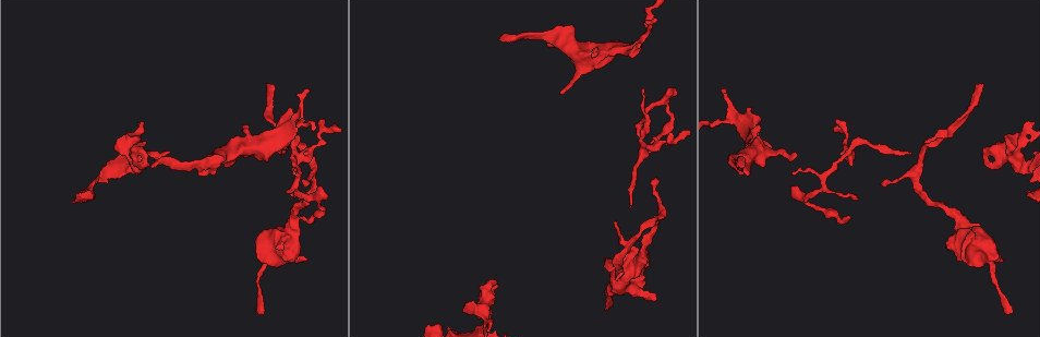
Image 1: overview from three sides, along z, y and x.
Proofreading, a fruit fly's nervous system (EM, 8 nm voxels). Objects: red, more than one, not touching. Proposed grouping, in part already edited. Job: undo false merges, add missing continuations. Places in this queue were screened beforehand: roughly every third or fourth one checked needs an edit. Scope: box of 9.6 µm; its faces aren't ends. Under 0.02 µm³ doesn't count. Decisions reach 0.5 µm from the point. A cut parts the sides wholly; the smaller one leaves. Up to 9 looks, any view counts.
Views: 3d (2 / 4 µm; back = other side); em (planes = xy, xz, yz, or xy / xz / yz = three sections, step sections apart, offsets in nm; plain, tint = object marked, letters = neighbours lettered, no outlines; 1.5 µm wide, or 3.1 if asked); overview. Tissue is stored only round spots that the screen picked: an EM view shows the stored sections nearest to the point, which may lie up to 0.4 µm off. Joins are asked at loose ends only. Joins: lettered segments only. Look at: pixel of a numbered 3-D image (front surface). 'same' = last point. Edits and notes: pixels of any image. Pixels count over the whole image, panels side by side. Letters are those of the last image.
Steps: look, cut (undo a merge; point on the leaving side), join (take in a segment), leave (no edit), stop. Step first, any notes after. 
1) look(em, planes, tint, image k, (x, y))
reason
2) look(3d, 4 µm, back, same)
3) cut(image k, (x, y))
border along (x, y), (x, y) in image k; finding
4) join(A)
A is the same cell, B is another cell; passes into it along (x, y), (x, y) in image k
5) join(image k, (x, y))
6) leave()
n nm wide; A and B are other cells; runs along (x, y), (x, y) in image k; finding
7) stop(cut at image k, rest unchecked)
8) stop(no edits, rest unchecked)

look(3d, 4 µm, back, image 1, (616, 277))
tapers out

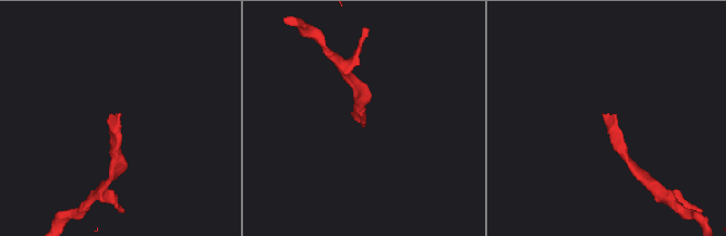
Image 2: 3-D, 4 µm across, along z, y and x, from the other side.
look(em, xy, step 4, tint, image 2, (364, 125))

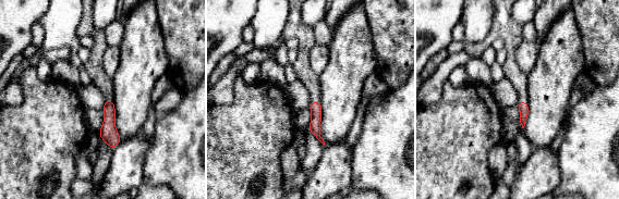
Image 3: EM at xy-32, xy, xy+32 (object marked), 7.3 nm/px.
look(em, planes, letters, same)

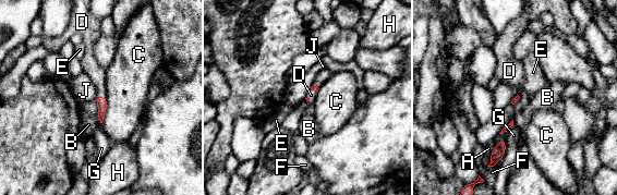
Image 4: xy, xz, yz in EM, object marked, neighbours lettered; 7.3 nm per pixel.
join(D)
D is the same cell, A, B, C, E, F, G, H and J are other cells; passes into it along (101, 101), (101, 97), (91, 66) in image 4; it goes on there

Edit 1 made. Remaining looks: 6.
look(overview)
see it whole again

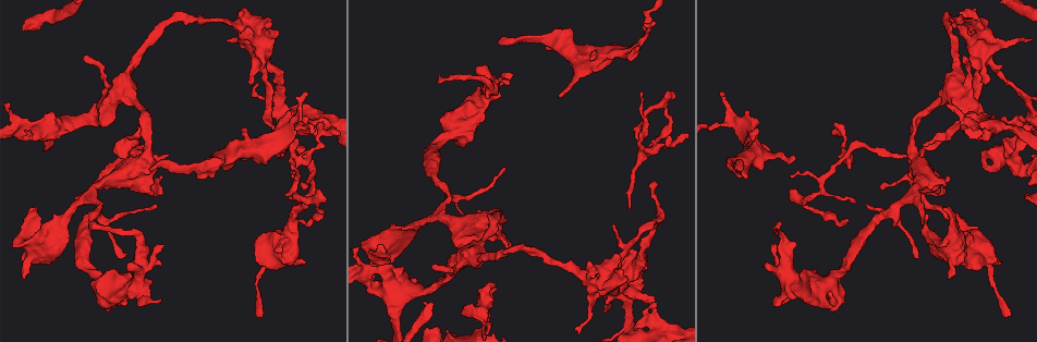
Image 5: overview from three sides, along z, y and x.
look(em, planes, letters, image 5, (629, 211))
thin end

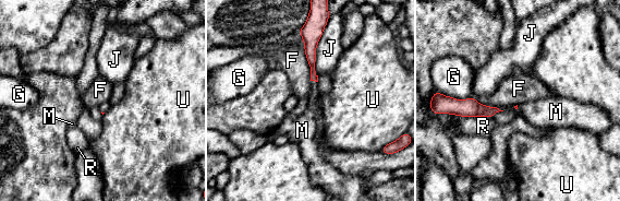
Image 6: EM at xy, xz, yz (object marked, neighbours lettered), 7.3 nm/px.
join(M)
M is the same cell, F, G, J, R and U are other cells; passes into it along (310, 47), (314, 80), (310, 113) in image 6; it goes on there

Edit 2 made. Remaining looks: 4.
look(overview)

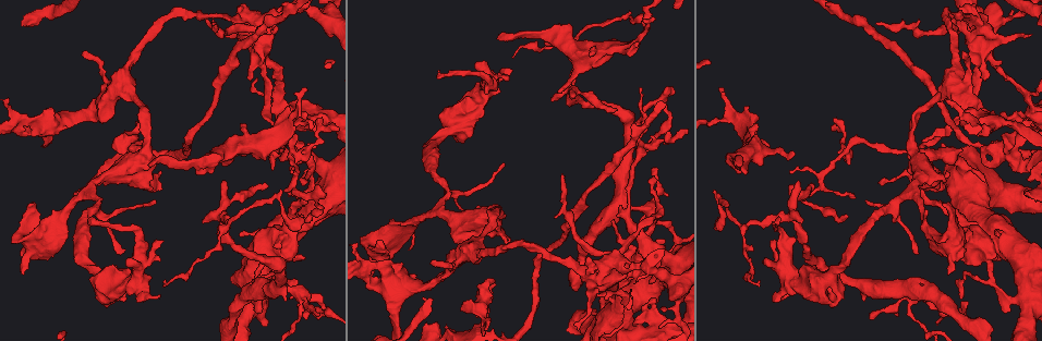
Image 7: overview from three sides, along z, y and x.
look(3d, 2 µm, image 7, (552, 98))
branch stops here

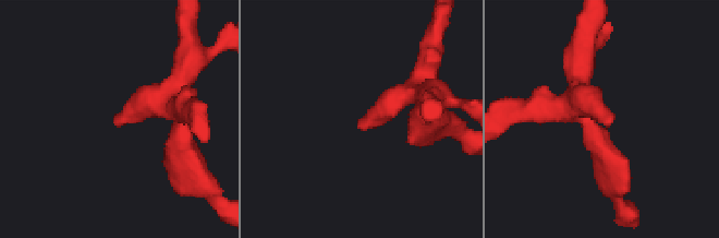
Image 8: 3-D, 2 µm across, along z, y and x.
look(em, planes, letters, image 8, (115, 123))

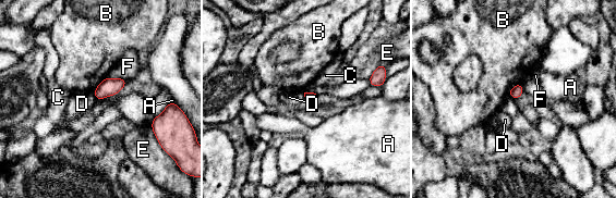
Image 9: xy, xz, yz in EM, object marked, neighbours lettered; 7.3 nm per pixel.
leave()
A, B, C, D, E and F are other cells; border along (92, 93), (96, 99) in image 9; no lettered segment goes on from it

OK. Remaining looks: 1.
look(em, planes, letters, image 7, (639, 89))

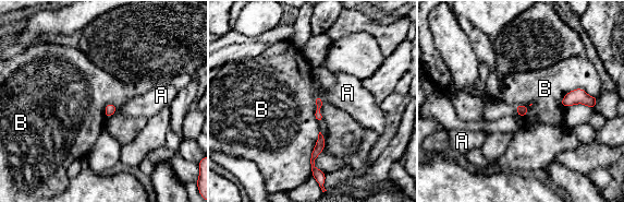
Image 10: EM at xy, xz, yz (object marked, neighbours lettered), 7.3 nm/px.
leave()
B touches over 300 nm; A and B are other cells; no lettered segment goes on from it

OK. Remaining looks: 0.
stop(join at image 4, join at image 6, rest unchecked)

